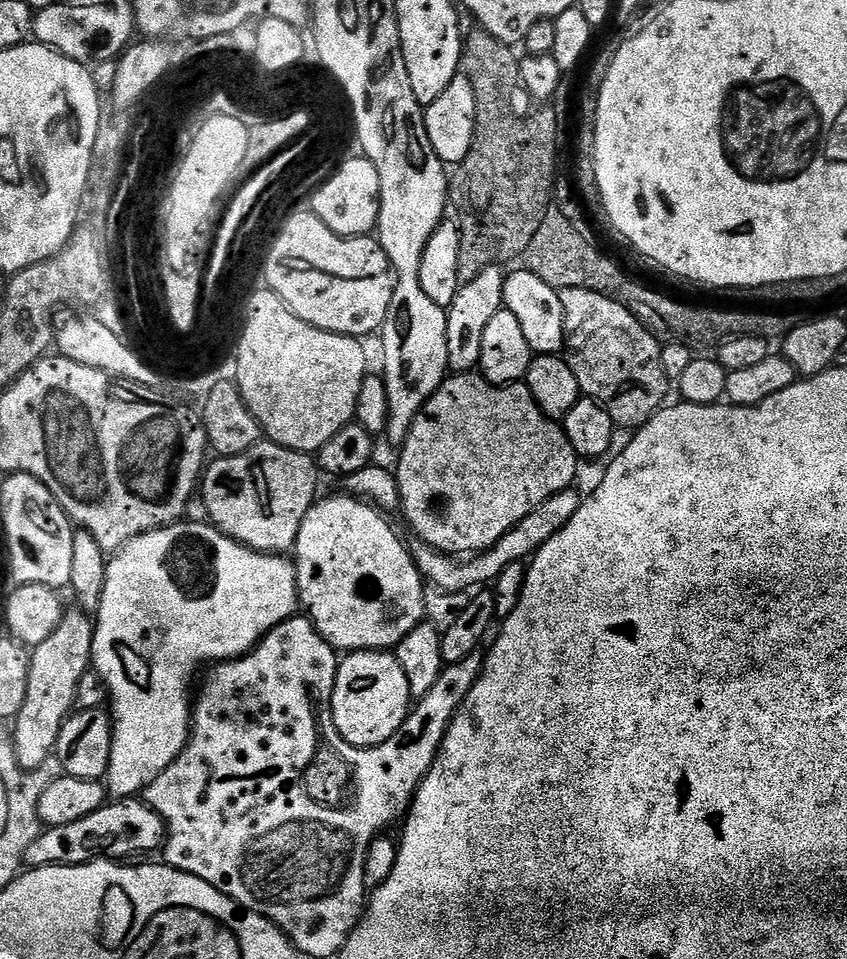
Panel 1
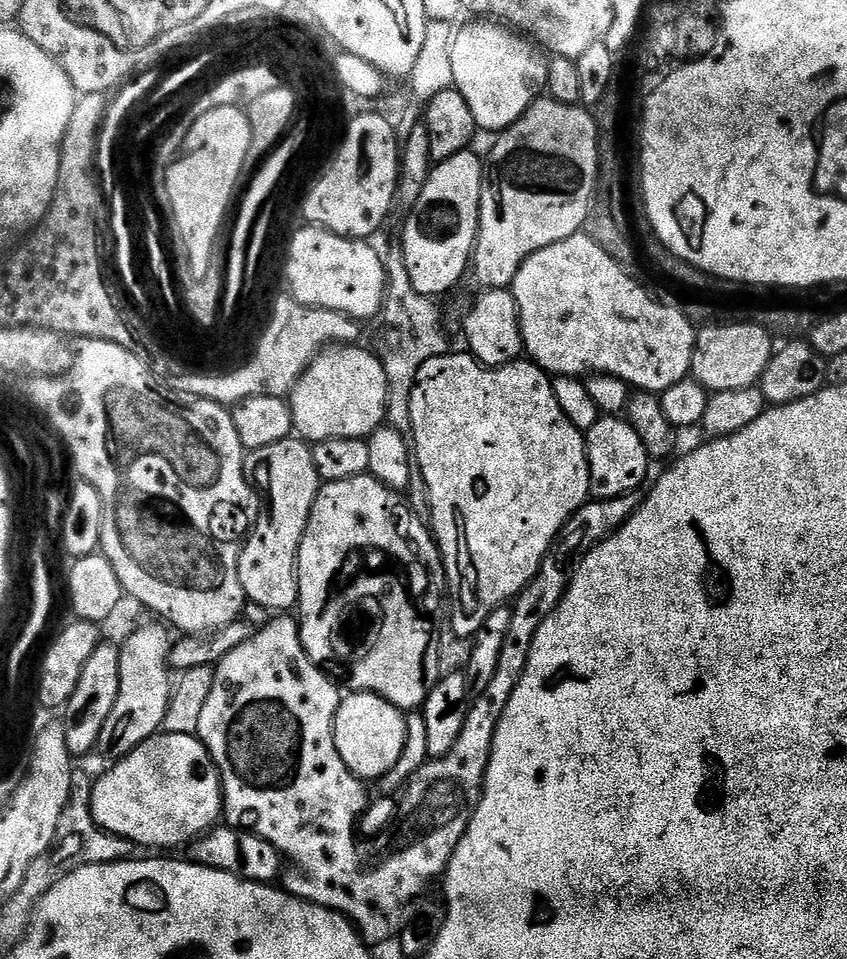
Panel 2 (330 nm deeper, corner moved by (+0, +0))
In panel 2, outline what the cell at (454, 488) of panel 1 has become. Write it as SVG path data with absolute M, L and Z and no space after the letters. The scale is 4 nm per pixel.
M448 350L442 356L422 362L416 375L416 385L410 394L410 444L414 449L414 464L418 469L418 476L424 479L424 484L428 487L428 504L432 507L430 531L436 545L440 547L440 556L444 559L450 593L450 619L453 634L459 638L474 637L495 608L515 601L521 590L540 573L546 554L556 543L556 537L566 526L566 522L590 499L590 466L586 436L577 430L570 418L566 418L566 414L562 414L562 406L558 406L558 398L554 398L552 381L553 377L537 364L533 364L531 359L521 358L512 361L511 364L504 364L501 368L489 368L464 350Z

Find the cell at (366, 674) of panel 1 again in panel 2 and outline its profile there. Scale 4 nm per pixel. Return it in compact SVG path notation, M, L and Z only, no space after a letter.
M352 692L345 695L333 722L334 742L342 762L364 782L379 781L390 770L394 770L394 762L402 758L402 750L406 746L405 713L395 708L389 700L373 692Z

